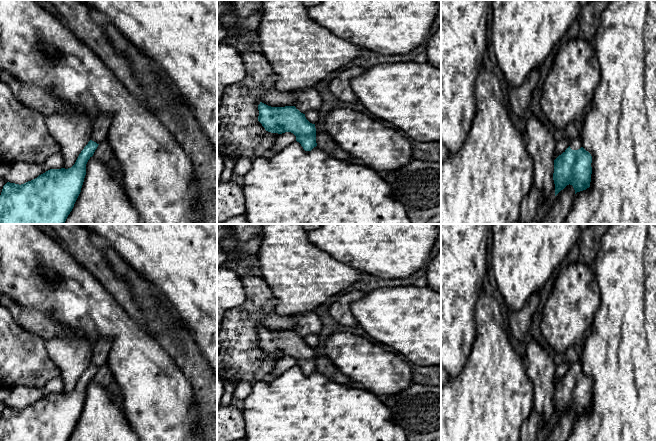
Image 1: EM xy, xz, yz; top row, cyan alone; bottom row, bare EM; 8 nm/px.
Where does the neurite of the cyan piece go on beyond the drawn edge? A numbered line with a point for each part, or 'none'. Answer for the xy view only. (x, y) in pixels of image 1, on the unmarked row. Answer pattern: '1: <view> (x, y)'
1: xy (102, 347)

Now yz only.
1: yz (575, 368)

